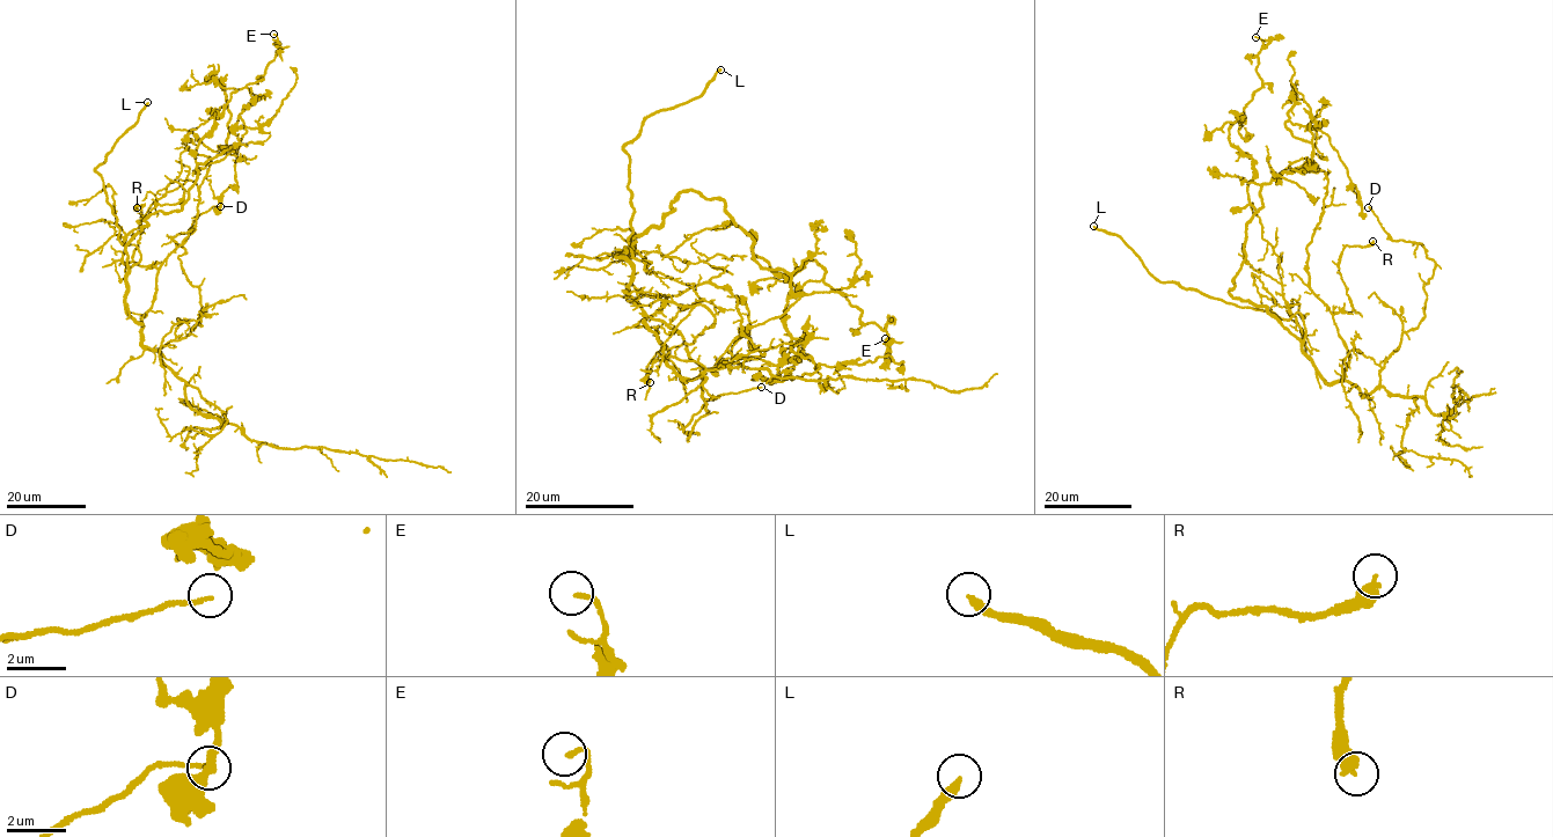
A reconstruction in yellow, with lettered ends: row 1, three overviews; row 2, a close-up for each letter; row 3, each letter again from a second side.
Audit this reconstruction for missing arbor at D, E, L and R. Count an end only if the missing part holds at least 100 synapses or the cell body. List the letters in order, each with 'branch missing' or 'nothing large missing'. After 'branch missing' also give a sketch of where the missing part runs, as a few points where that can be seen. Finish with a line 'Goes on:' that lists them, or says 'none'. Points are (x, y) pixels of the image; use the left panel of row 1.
D: nothing large missing
E: nothing large missing
L: branch missing
R: nothing large missing
Goes on: L

